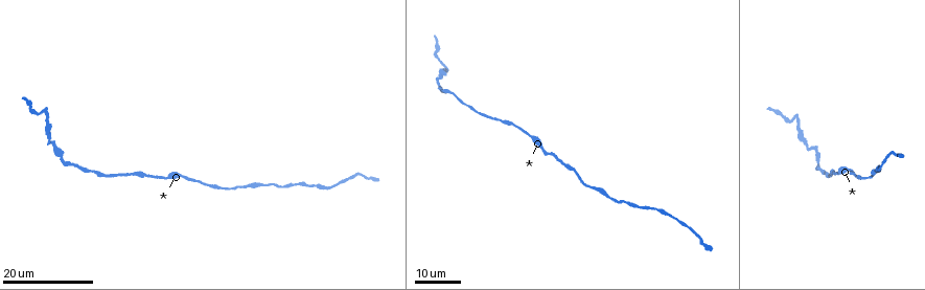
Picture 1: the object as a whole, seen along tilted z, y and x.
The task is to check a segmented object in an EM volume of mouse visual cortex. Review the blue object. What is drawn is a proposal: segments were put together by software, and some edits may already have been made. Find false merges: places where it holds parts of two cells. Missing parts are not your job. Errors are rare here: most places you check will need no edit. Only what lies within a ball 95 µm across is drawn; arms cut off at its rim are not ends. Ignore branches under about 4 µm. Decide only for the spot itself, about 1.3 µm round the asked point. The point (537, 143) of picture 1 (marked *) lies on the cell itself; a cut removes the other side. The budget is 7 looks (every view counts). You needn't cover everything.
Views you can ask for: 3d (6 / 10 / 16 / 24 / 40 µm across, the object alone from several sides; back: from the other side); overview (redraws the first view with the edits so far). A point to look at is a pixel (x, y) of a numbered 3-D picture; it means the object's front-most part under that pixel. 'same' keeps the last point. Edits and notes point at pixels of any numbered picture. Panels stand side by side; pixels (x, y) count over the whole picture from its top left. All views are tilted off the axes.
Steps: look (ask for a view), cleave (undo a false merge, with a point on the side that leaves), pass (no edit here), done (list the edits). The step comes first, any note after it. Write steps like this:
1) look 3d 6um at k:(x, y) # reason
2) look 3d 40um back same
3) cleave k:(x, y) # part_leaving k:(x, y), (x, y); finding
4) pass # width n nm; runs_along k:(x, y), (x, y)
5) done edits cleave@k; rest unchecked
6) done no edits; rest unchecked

look 3d 24um at 1:(476, 112) # thin neck

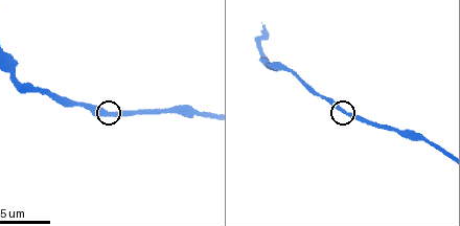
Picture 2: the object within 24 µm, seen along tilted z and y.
look 3d 10um at 2:(346, 111)

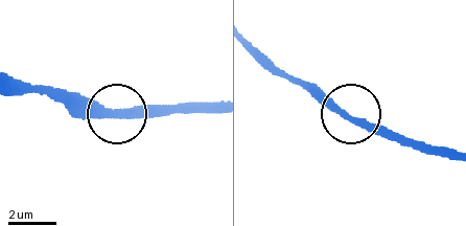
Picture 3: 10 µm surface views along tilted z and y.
pass # width 320 nm; one cell here

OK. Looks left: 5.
look 3d 24um at 1:(606, 191) # thick turns thin

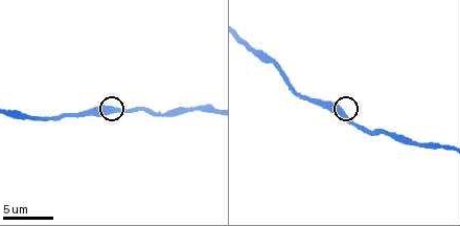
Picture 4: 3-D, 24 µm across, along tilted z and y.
look 3d 10um at 4:(345, 112)

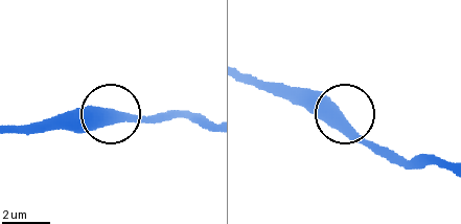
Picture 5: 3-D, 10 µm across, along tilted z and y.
look 3d 10um back at 5:(107, 116) # other side

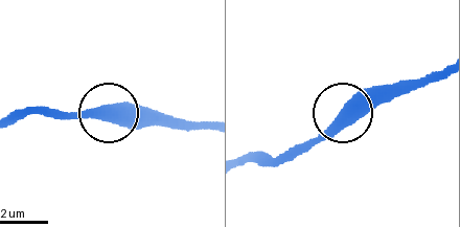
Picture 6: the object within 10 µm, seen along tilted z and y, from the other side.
pass # width 480 nm; runs_along 6:(440, 71), (370, 92), (299, 153); continuous, no second cell

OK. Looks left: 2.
look 3d 24um at 1:(331, 186) # calibre changes

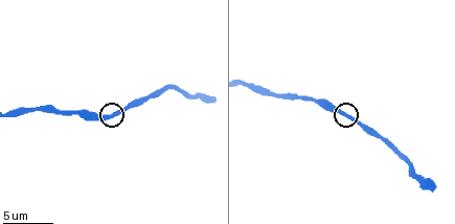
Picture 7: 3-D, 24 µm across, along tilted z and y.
look 3d 6um at 7:(341, 111)

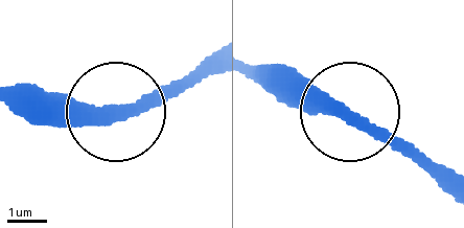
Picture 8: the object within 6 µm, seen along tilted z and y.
pass # width 340 nm; runs_along 8:(256, 64), (295, 69), (443, 183); continuous, no second cell

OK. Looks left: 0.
done no edits; rest unchecked

